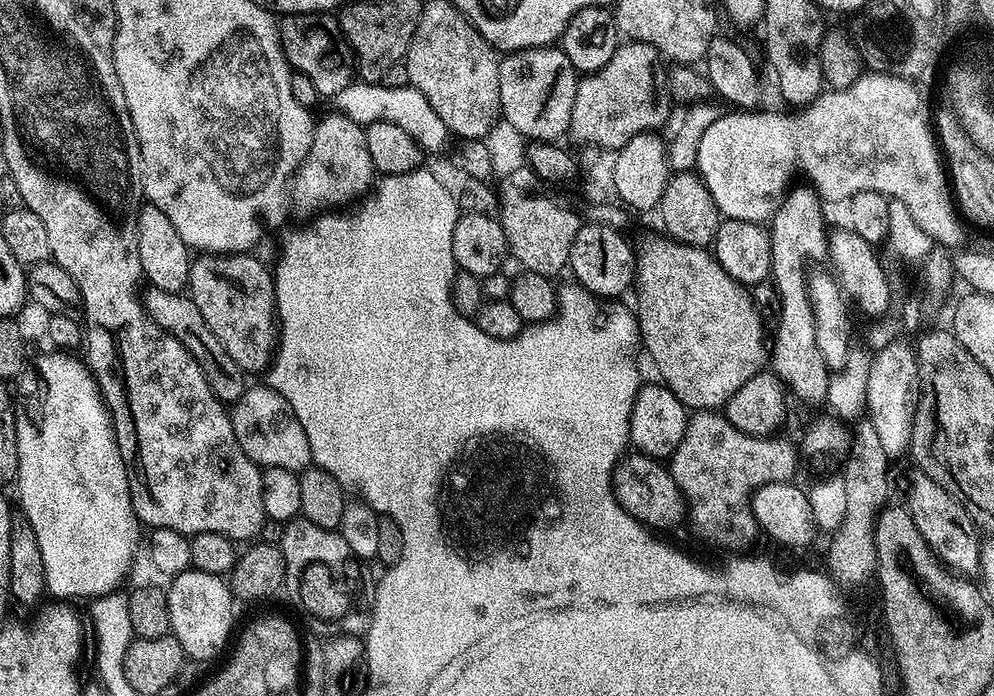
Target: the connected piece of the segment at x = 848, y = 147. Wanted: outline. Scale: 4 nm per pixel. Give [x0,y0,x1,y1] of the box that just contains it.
[695,72,934,222]

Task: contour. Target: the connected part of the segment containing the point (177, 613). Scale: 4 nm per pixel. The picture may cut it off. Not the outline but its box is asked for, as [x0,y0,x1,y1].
[167,570,234,662]

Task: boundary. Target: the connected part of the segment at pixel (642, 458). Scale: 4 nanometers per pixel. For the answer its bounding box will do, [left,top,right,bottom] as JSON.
[612,454,689,530]

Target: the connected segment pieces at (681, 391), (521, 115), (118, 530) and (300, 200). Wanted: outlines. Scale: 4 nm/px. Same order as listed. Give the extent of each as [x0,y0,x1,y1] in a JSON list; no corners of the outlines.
[[634,238,764,410],[498,47,578,142],[16,350,142,601],[290,110,374,208]]

